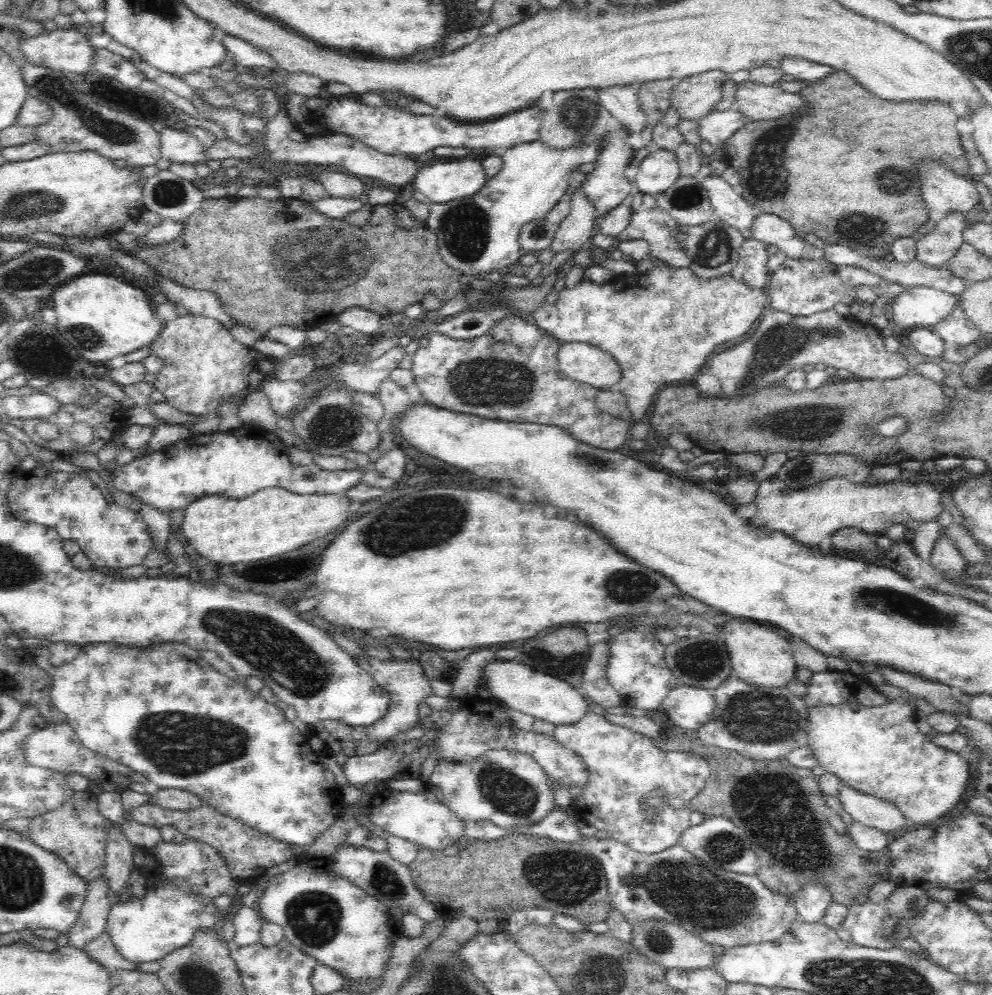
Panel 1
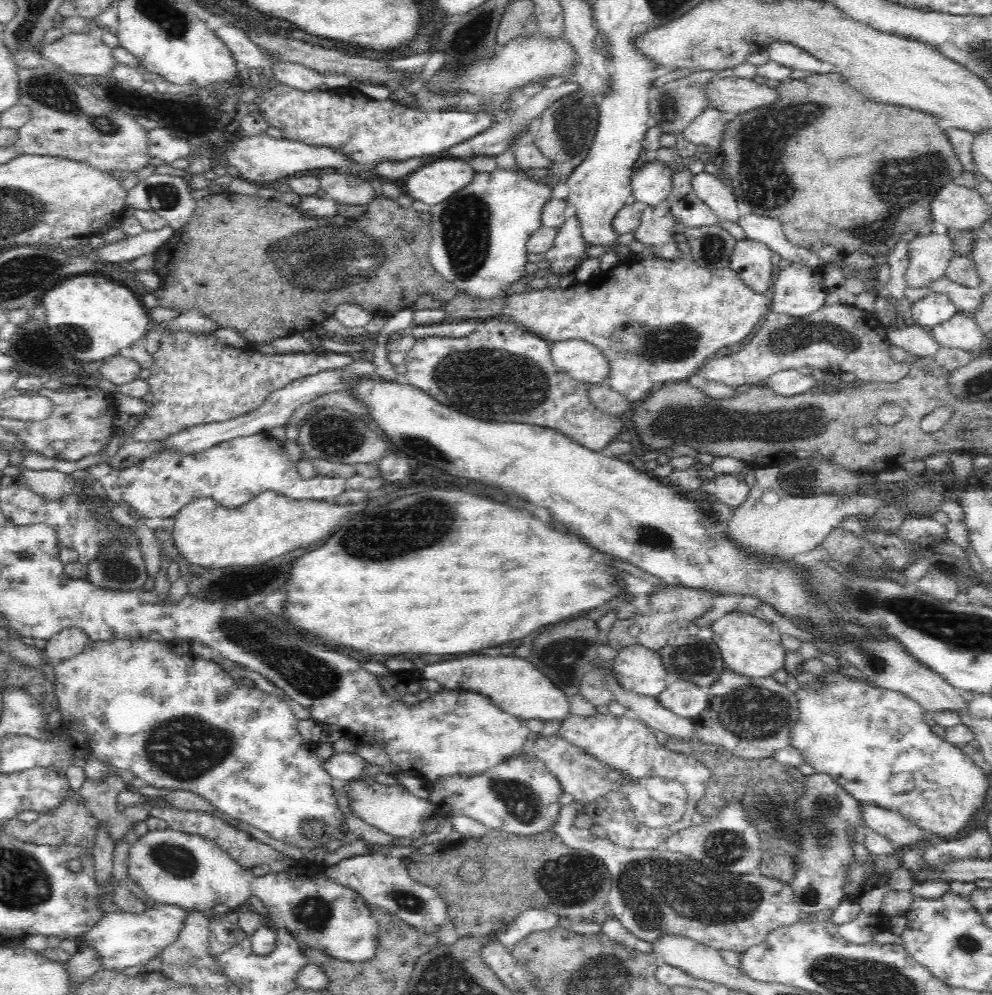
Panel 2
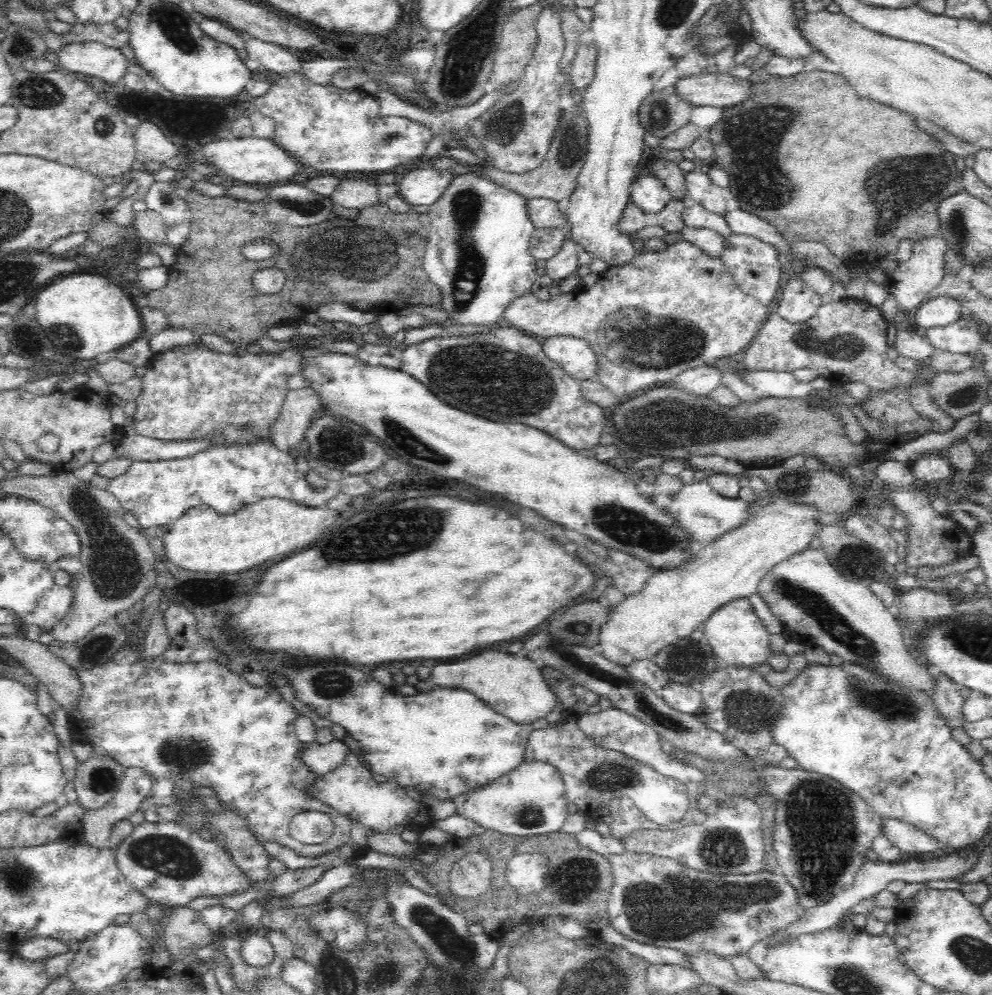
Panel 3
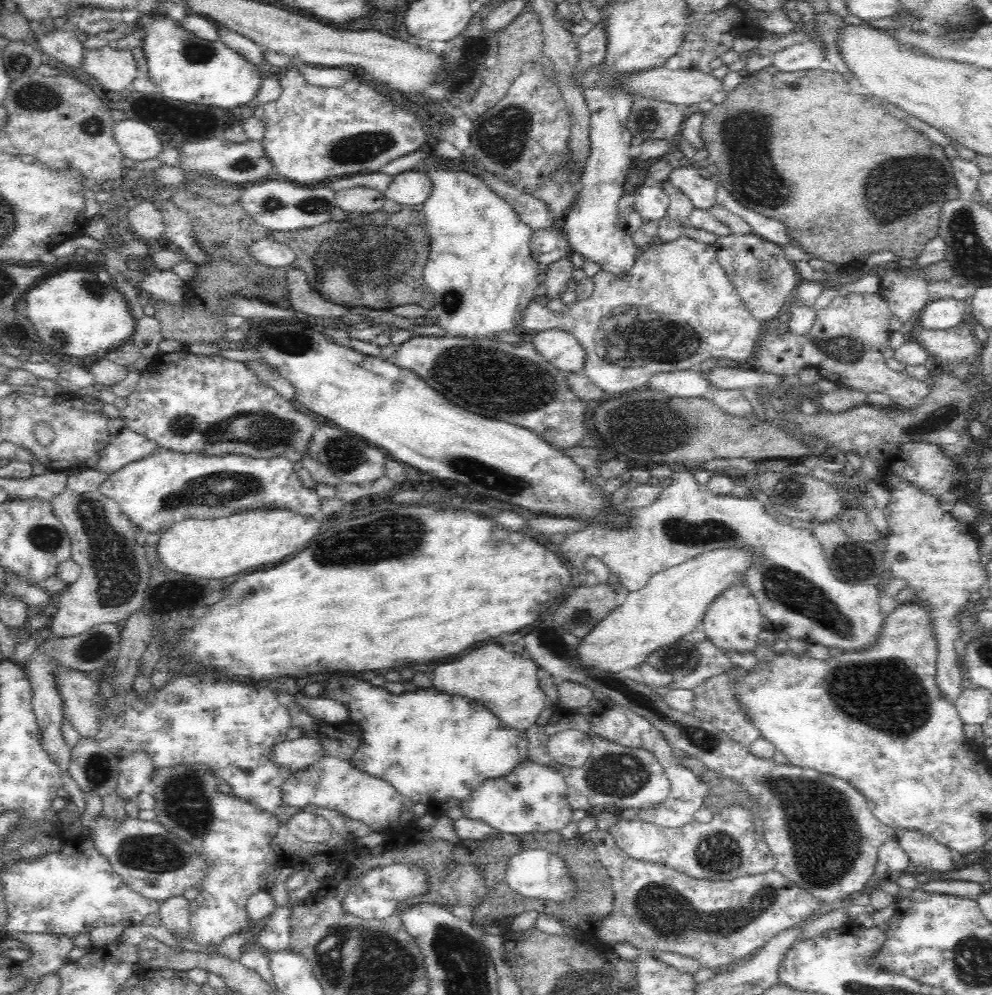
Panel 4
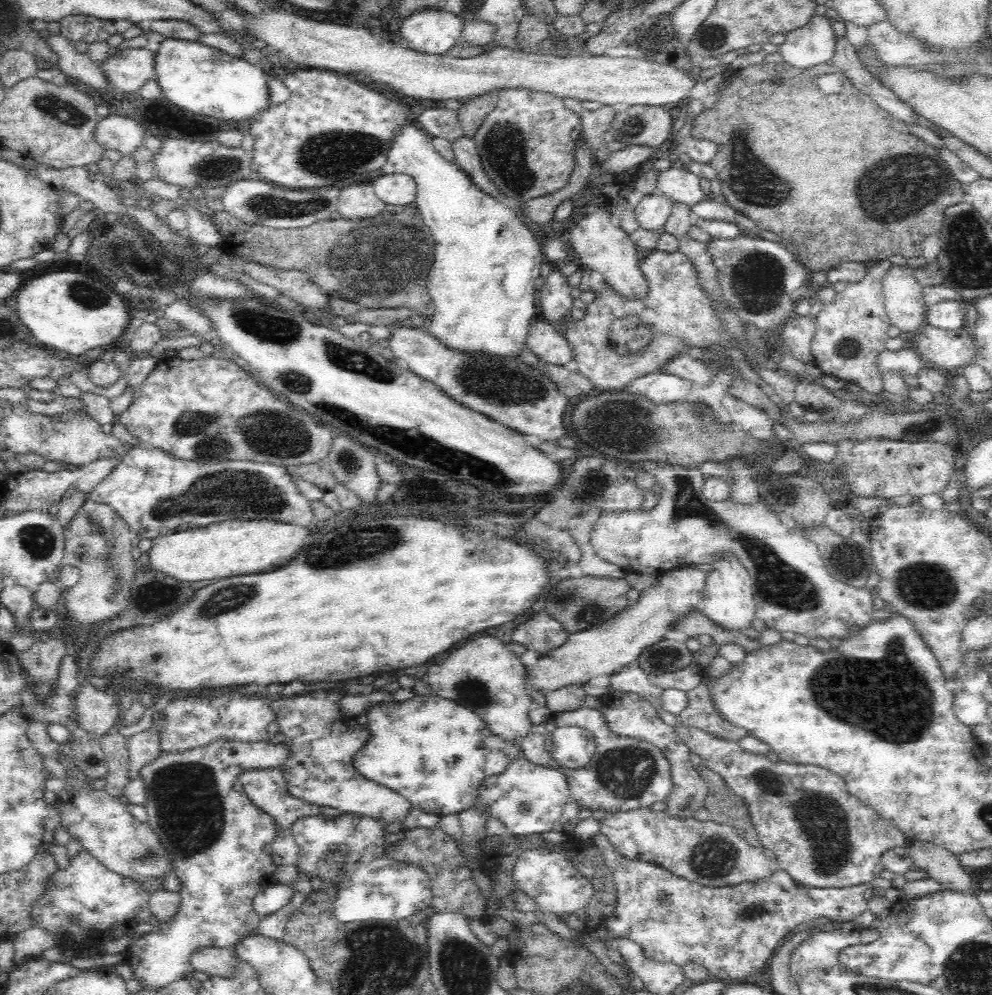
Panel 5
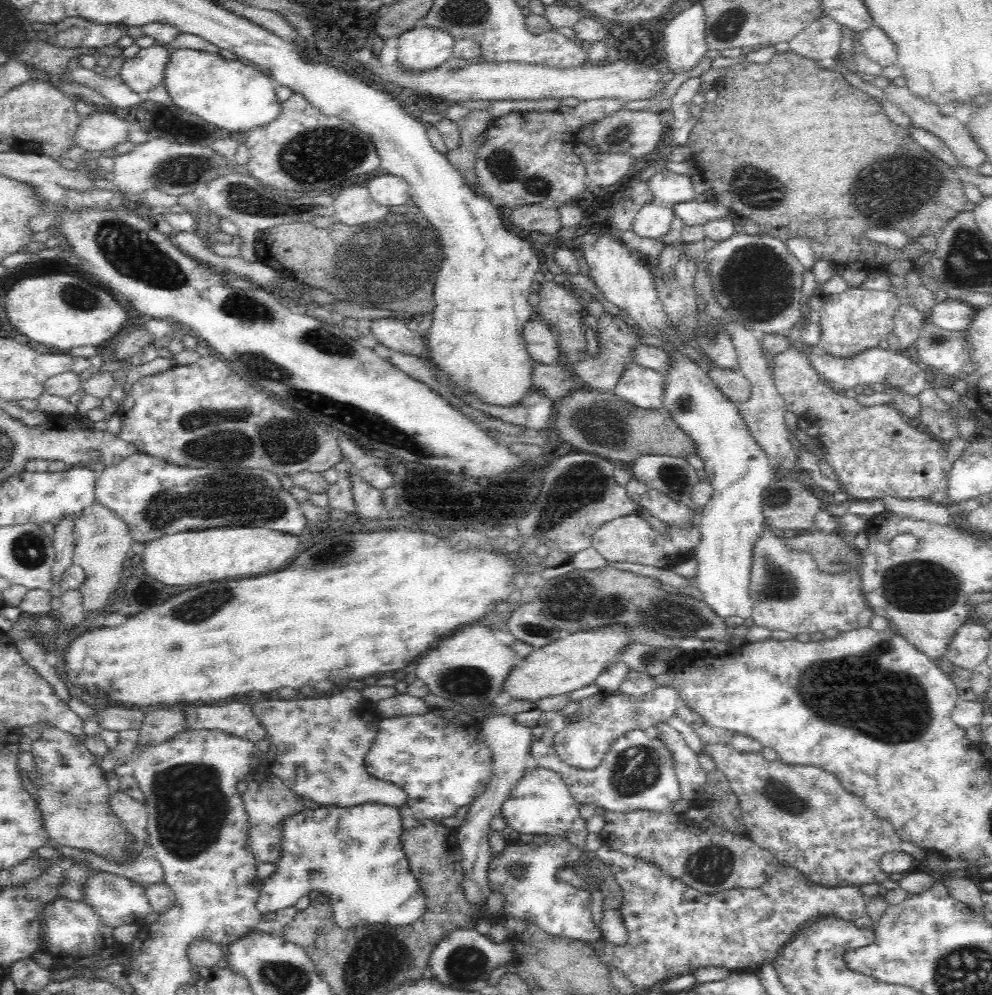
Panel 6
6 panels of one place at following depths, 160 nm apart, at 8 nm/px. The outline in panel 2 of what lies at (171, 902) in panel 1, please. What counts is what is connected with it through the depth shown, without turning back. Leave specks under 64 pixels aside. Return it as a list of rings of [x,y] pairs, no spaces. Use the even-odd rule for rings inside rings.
[[[158,903],[147,908],[143,913],[108,912],[96,926],[82,936],[80,943],[94,949],[94,953],[100,957],[102,971],[122,972],[132,966],[142,967],[154,956],[158,956],[170,942],[176,940],[186,914],[188,910],[176,905],[159,905]]]

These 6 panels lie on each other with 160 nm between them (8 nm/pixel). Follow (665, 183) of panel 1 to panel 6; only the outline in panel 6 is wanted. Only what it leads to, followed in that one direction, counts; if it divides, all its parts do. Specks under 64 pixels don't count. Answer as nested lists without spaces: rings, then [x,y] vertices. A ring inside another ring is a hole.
[[[650,203],[639,210],[631,230],[640,238],[663,242],[664,236],[671,229],[671,223],[674,218],[675,213],[672,208],[655,206]]]

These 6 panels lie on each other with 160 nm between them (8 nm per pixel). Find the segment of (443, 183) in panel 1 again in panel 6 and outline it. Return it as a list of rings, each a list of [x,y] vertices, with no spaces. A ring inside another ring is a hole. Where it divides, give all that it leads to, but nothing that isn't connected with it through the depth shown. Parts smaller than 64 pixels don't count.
[[[384,174],[368,181],[366,187],[374,202],[385,207],[400,206],[409,199],[408,183],[399,176]]]

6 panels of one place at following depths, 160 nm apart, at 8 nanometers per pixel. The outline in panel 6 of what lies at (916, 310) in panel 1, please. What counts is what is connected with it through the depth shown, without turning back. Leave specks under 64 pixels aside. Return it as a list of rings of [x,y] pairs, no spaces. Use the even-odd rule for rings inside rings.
[[[947,298],[936,303],[927,315],[938,328],[952,332],[962,332],[969,328],[975,315],[975,308],[962,301]]]

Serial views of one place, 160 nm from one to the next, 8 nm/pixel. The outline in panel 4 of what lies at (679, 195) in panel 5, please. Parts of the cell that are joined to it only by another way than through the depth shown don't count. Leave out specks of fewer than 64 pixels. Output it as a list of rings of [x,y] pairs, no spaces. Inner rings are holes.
[[[694,167],[673,168],[666,181],[674,189],[680,189],[693,204],[695,209],[707,210],[714,206],[716,197],[717,178],[704,178]]]

